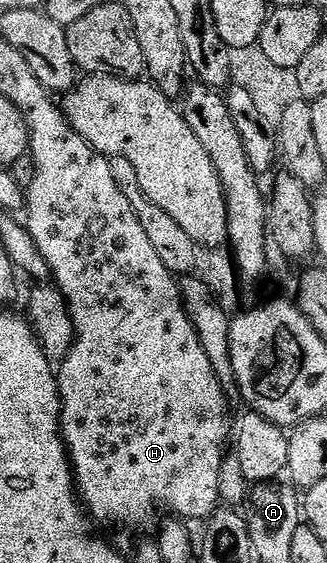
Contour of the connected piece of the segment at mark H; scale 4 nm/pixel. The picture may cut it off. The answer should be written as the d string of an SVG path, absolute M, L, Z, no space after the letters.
M52 96L37 101L24 110L29 128L29 150L35 163L35 183L27 190L27 228L31 239L39 247L43 259L48 263L56 288L60 289L73 320L73 350L65 356L56 370L57 389L61 392L61 435L73 467L77 492L92 520L106 521L109 525L122 525L125 529L145 529L153 520L156 522L157 509L169 509L170 514L182 519L202 517L208 519L222 504L219 489L219 473L225 459L227 446L231 441L231 421L229 425L229 401L225 398L227 389L216 377L215 368L203 349L200 337L185 312L183 294L178 278L159 259L159 251L149 238L147 225L137 218L127 194L121 190L117 177L113 174L110 158L90 147L89 142L77 132L72 121L52 101Z

